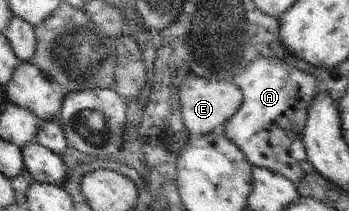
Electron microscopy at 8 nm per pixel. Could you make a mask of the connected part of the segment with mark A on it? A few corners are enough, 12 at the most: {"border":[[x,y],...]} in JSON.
{"border":[[258,57],[233,82],[224,135],[250,165],[297,185],[289,156],[318,81]]}

